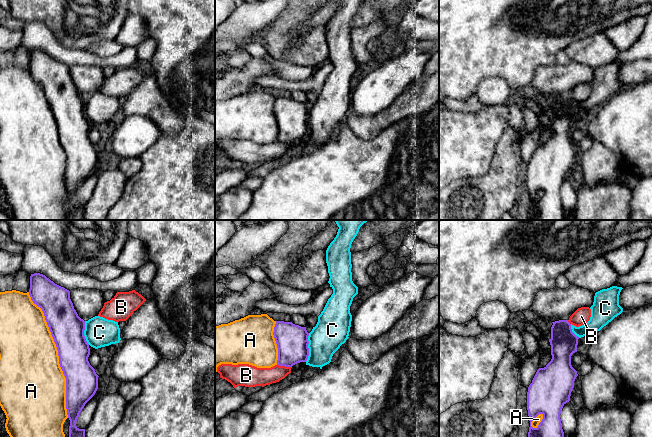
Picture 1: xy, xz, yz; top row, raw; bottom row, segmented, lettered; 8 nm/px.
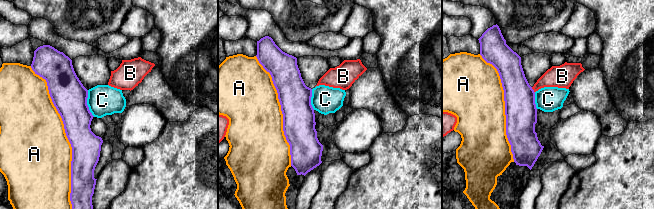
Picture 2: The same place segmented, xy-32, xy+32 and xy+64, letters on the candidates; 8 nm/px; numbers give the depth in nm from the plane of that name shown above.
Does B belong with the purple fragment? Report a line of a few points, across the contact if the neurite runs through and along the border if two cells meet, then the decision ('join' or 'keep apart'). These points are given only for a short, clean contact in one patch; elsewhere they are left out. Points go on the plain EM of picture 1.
xz (277, 140), (291, 143) | keep apart

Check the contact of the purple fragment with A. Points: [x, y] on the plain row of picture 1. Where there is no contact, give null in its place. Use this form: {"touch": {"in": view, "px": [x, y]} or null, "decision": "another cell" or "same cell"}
{"touch": {"in": "xy", "px": [58, 130]}, "decision": "same cell"}

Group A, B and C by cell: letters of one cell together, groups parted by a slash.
A / B / C

